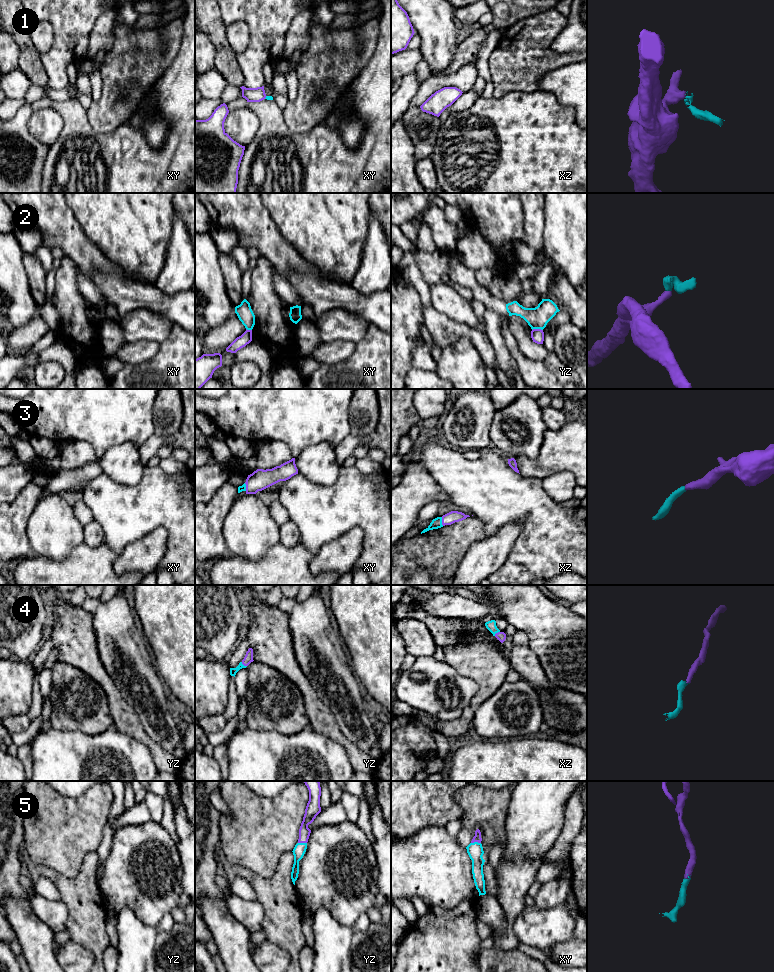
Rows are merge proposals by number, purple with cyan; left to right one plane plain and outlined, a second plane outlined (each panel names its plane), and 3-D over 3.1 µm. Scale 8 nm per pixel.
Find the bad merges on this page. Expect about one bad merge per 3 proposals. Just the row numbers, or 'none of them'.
1, 2

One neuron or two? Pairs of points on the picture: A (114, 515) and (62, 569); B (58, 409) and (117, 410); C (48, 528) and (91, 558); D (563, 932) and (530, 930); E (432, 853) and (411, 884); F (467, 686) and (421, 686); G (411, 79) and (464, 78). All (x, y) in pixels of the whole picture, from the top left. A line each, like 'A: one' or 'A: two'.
A: two
B: one
C: two
D: one
E: one
F: one
G: two

